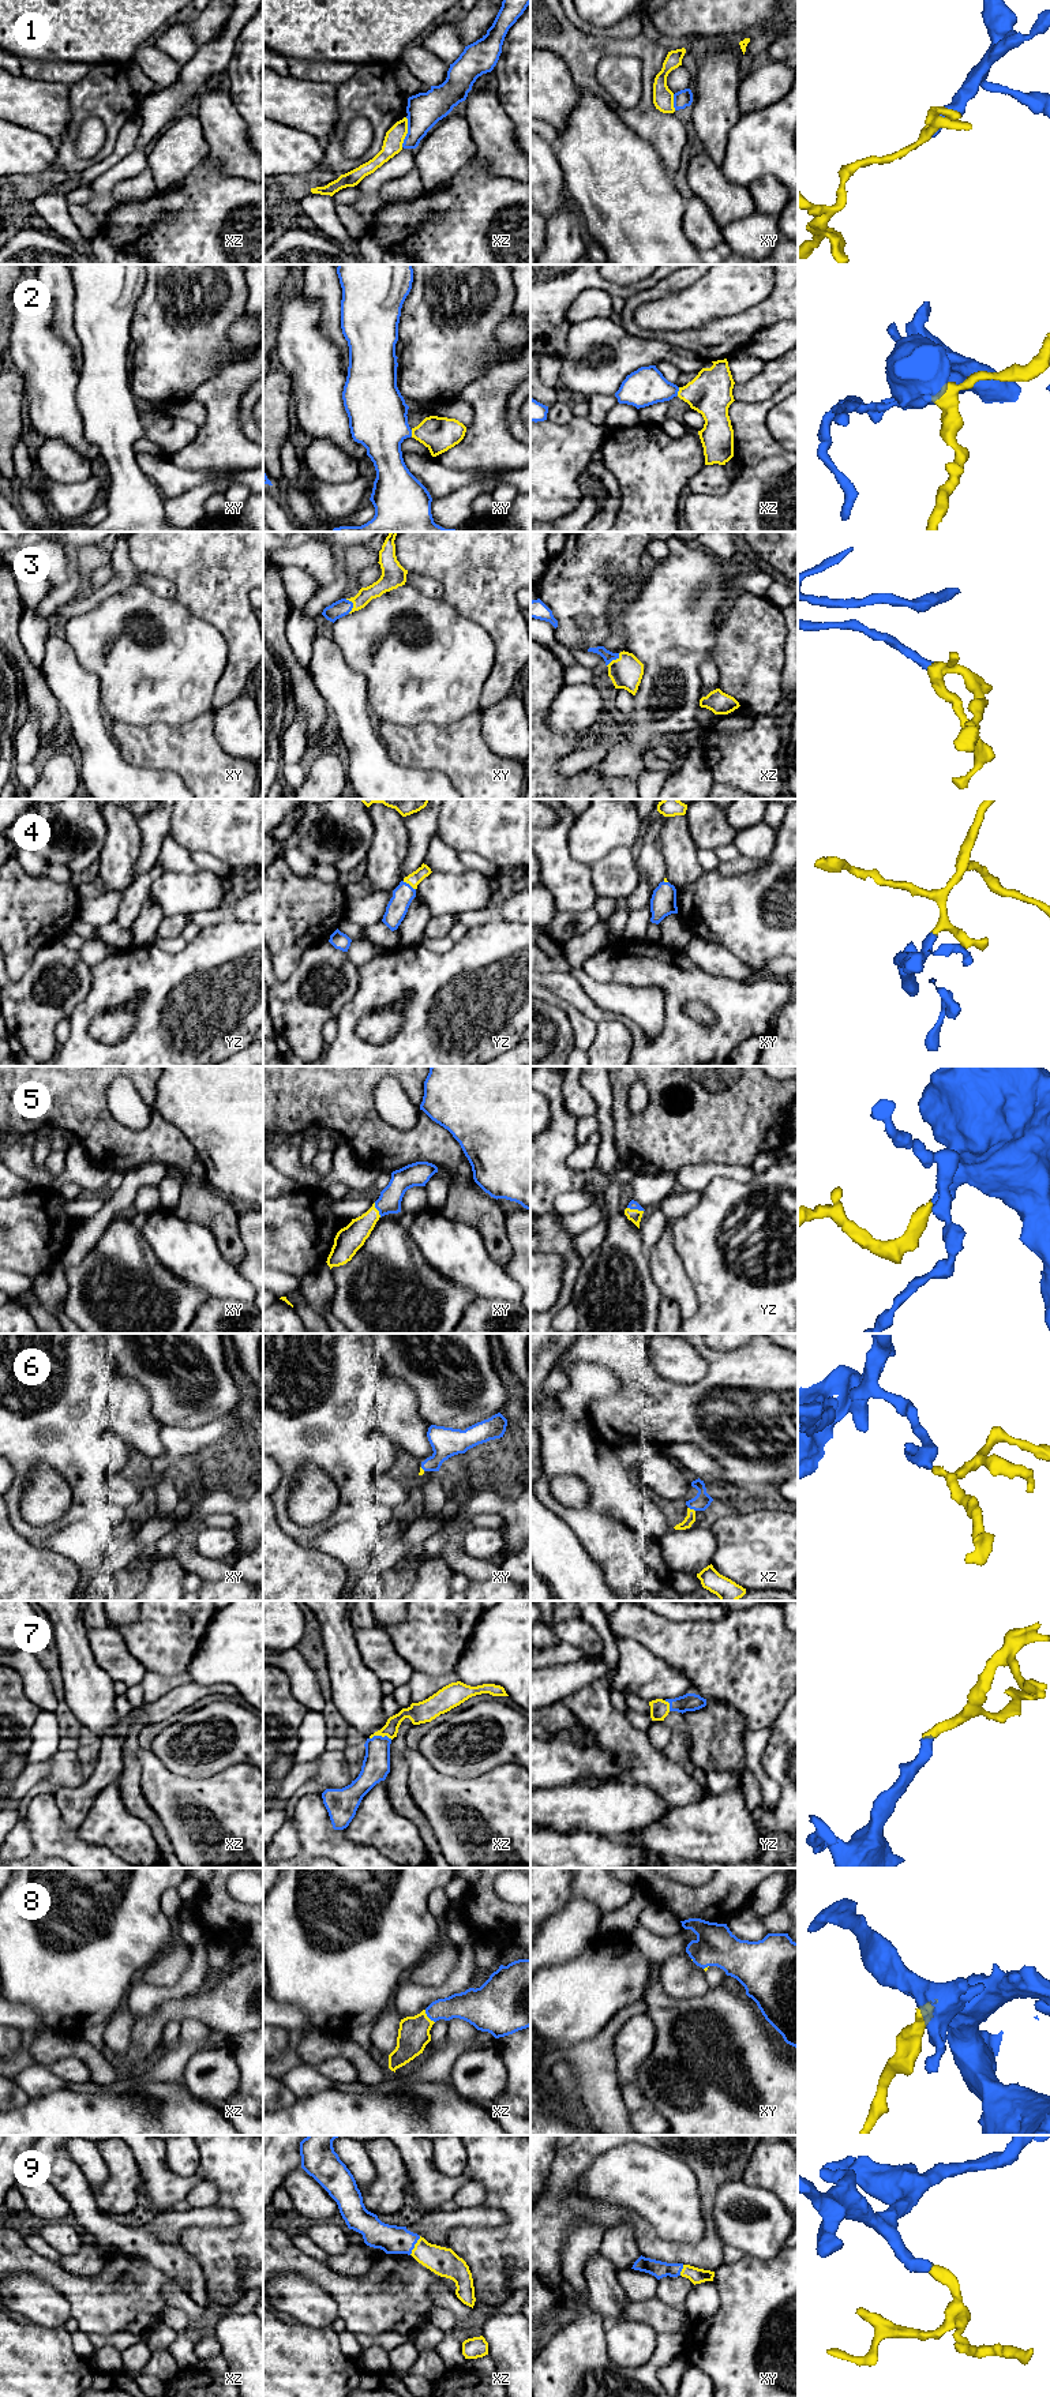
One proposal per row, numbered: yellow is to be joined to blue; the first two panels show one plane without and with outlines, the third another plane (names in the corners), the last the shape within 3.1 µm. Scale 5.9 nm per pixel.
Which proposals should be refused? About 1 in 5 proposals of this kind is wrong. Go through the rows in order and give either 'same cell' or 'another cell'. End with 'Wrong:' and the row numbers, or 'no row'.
1: another cell
2: same cell
3: same cell
4: same cell
5: same cell
6: same cell
7: same cell
8: same cell
9: same cell
Wrong: 1

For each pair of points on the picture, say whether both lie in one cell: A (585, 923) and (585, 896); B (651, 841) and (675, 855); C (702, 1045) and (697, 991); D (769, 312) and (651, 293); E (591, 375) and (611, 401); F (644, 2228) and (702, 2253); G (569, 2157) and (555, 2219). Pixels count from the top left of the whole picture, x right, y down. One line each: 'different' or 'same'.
A: different
B: different
C: same
D: same
E: different
F: same
G: same

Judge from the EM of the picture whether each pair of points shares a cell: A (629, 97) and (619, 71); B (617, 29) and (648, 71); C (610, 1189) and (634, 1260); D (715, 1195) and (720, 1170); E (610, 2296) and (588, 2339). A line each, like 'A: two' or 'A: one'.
A: one
B: two
C: one
D: two
E: two

